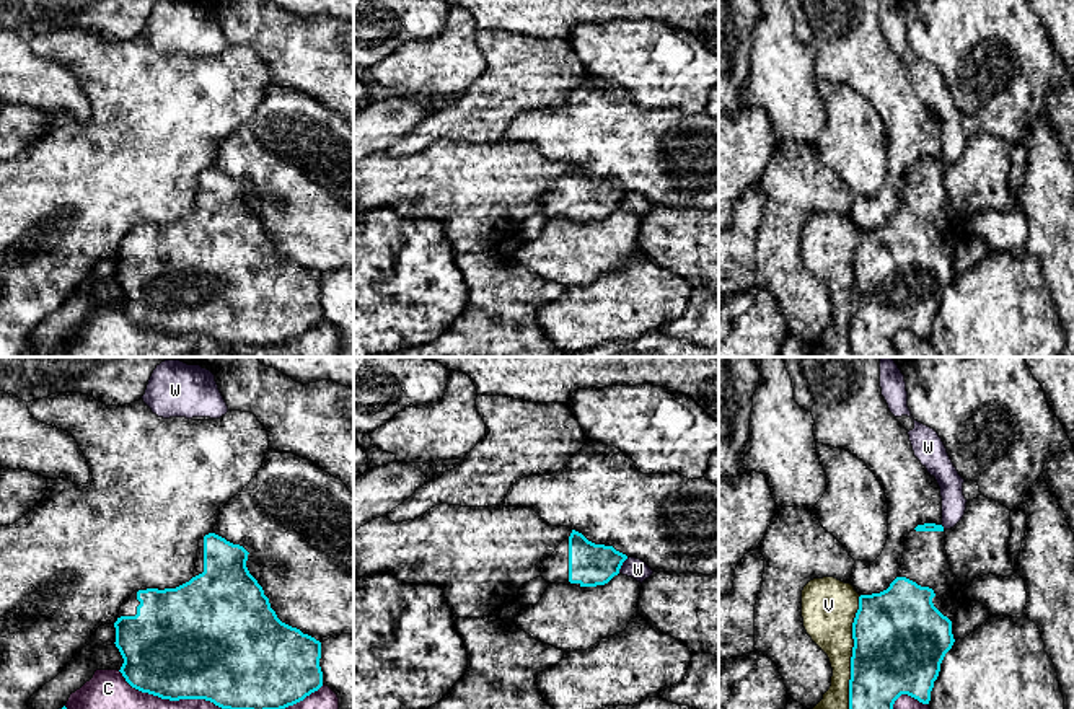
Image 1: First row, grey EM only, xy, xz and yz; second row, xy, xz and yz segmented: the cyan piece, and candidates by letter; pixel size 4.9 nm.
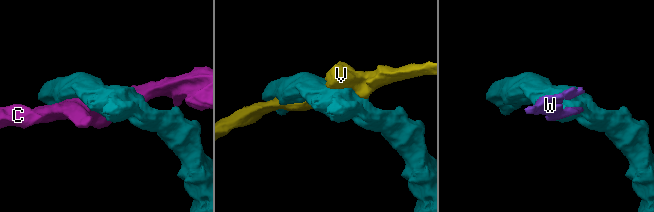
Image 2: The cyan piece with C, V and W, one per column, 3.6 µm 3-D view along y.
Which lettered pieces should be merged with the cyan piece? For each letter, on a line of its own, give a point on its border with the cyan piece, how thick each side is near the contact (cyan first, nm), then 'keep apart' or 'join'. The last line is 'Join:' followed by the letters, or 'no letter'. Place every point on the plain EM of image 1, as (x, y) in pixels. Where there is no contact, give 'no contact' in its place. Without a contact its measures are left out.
C: xy (220, 341) | 500/220 nm | keep apart
V: yz (851, 294) | 440/260 nm | keep apart
W: xz (621, 199) | 220/100 nm | keep apart
Join: no letter

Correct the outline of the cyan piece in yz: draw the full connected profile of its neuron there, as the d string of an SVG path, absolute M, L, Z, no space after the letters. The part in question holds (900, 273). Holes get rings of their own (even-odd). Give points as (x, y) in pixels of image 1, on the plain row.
M918 160L905 176L898 212L883 227L859 231L849 315L852 357L896 357L893 339L901 329L929 339L940 298L955 277L952 258L963 238L950 205L944 161Z

